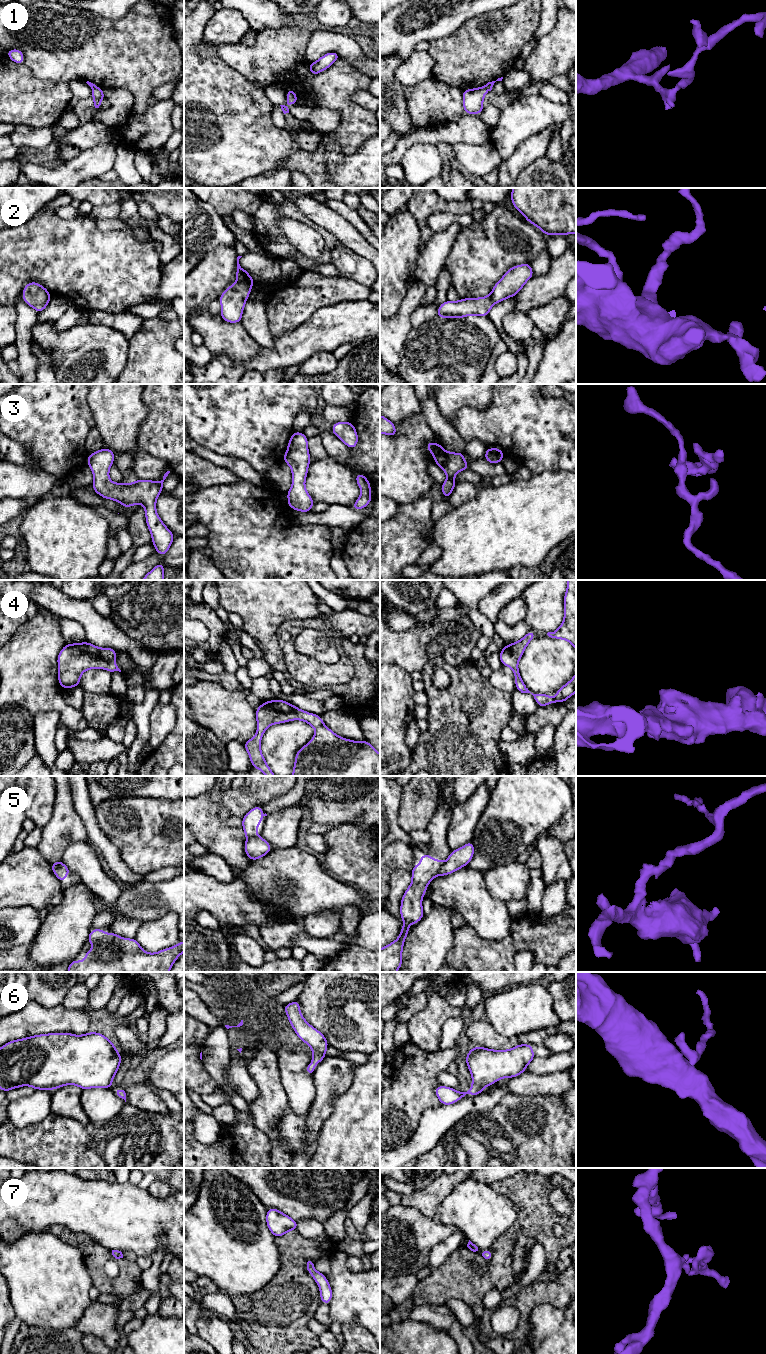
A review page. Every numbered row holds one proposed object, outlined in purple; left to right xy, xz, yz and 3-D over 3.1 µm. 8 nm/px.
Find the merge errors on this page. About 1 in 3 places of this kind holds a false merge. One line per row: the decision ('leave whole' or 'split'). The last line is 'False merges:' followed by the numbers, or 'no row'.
1: leave whole
2: leave whole
3: leave whole
4: leave whole
5: split
6: leave whole
7: leave whole
False merges: 5

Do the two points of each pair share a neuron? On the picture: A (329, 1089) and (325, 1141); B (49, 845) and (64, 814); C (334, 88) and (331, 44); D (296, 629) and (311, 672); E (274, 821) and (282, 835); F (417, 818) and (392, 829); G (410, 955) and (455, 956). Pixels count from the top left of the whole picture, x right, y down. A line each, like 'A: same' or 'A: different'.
A: different
B: same
C: different
D: same
E: same
F: different
G: different

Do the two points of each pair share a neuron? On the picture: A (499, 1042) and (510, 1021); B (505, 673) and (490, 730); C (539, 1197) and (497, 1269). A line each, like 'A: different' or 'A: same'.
A: different
B: different
C: same

